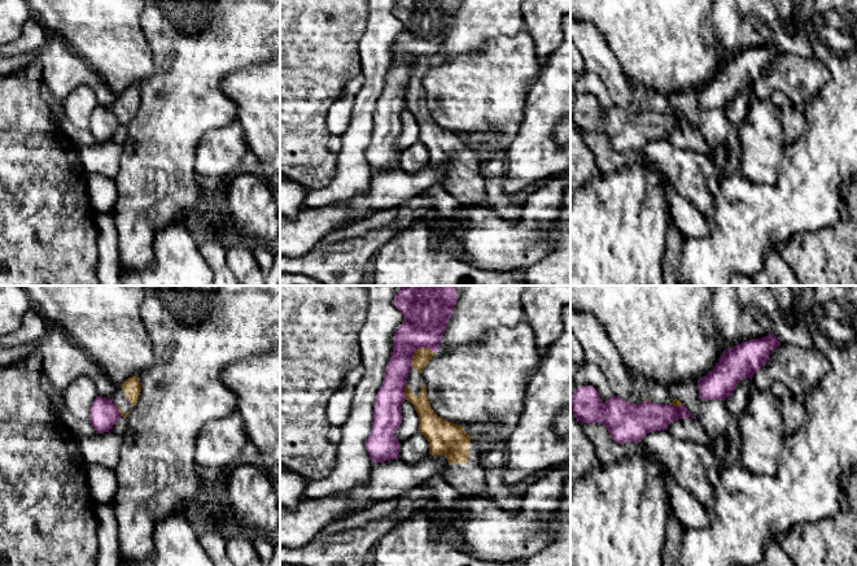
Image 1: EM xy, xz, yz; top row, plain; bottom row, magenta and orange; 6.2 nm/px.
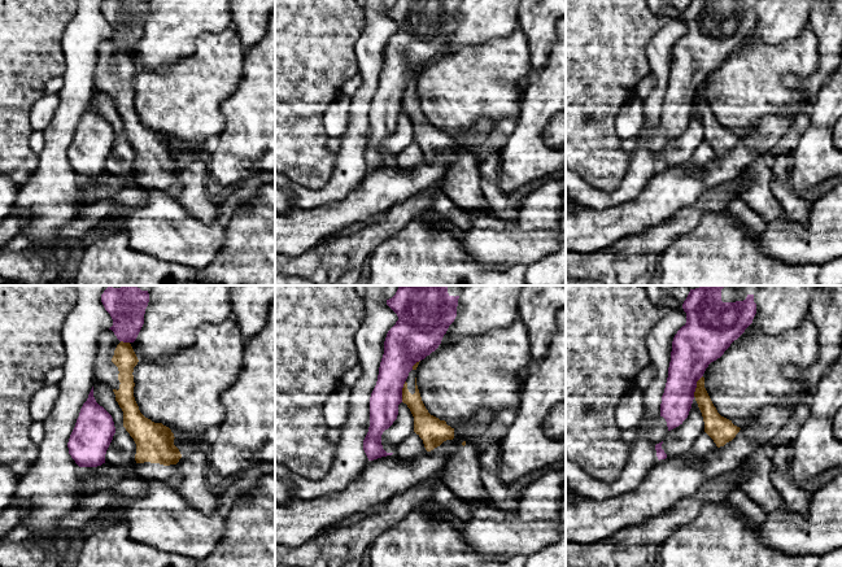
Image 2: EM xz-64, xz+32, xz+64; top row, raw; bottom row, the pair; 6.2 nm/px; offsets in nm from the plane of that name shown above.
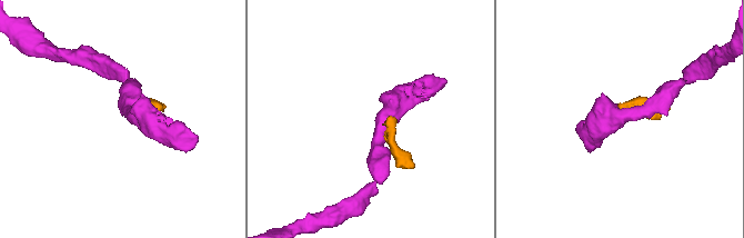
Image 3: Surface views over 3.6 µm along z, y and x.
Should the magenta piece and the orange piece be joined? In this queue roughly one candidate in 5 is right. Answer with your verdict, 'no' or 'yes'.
no

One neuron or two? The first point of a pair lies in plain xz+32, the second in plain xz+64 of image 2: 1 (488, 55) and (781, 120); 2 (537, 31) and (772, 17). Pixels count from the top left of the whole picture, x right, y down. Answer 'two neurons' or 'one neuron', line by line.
1: two neurons
2: two neurons

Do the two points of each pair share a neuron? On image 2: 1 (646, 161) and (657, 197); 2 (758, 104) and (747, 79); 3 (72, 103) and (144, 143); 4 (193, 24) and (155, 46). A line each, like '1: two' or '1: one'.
1: two
2: one
3: two
4: one

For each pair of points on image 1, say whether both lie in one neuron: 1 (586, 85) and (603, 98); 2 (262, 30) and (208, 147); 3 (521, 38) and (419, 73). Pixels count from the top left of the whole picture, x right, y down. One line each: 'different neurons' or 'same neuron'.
1: same neuron
2: different neurons
3: different neurons

